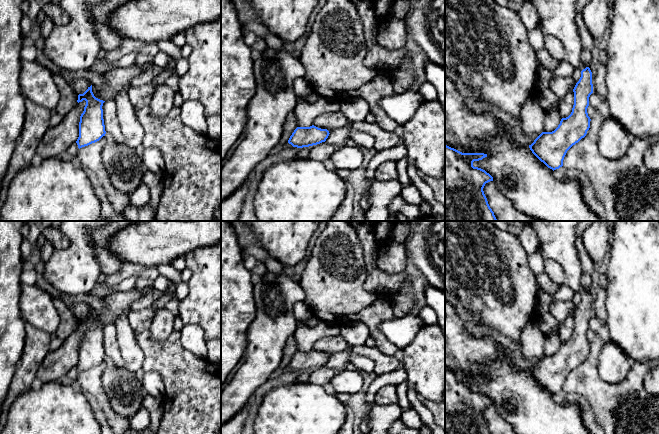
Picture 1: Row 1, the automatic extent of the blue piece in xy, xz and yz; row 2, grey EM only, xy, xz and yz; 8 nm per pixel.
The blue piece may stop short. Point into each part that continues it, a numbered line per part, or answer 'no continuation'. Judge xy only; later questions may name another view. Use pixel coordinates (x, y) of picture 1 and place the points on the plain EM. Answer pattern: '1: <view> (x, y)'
no continuation

